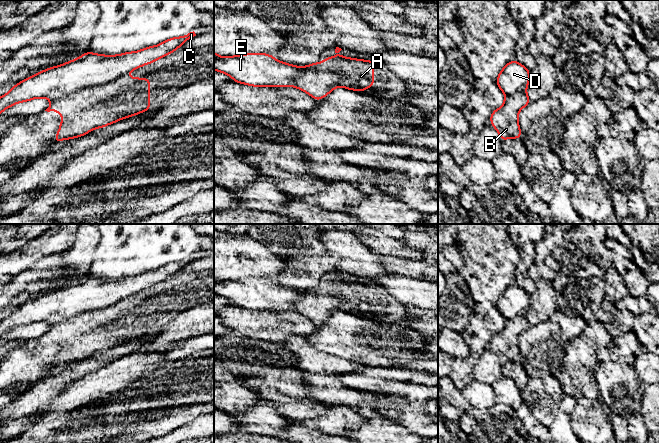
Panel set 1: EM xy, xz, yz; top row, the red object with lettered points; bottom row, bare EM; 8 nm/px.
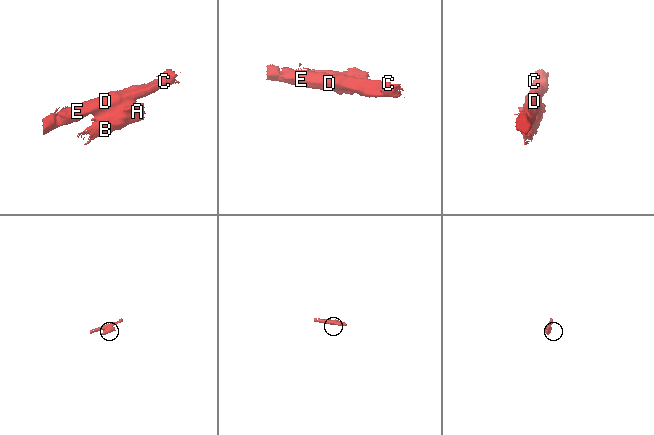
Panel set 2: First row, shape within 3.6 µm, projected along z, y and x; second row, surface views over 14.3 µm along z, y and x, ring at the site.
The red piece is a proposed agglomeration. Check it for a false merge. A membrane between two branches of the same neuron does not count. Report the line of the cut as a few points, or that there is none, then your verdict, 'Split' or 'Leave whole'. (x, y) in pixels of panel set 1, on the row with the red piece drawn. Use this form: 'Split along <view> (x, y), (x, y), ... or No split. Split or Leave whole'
Split along xy (124, 74), (101, 84), (84, 87), (52, 101). Split

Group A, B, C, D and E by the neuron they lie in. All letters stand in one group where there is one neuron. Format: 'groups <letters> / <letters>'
groups A B / C D E

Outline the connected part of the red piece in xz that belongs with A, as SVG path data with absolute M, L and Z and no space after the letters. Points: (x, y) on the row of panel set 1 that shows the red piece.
M344 56L326 57L324 62L316 62L302 67L302 72L294 79L295 88L304 91L319 101L336 87L343 87L359 93L374 86L374 61L348 58Z

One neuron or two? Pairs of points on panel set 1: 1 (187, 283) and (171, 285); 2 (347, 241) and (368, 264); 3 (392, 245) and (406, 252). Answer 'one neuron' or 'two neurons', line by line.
1: one neuron
2: one neuron
3: one neuron

